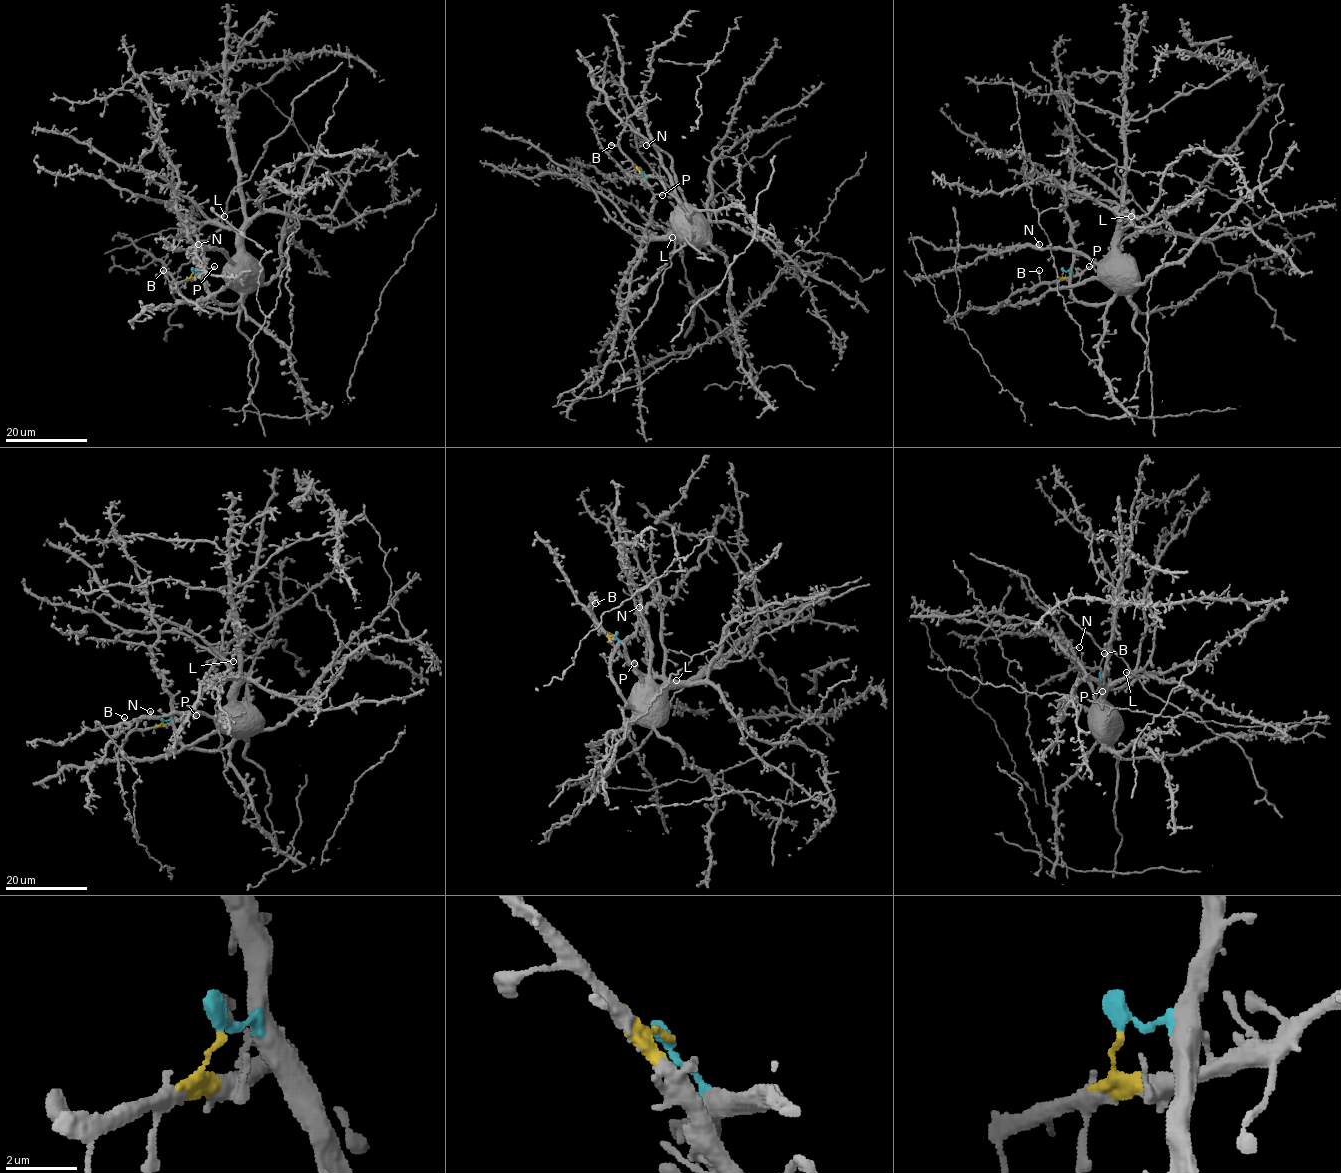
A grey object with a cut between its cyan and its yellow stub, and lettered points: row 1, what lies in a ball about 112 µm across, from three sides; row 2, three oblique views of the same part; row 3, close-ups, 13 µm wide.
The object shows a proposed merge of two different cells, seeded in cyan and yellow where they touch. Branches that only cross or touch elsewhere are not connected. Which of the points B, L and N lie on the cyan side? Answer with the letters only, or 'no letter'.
L, N

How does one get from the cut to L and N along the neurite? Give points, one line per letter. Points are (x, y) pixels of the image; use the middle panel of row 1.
L: (641, 168), (663, 184), (688, 217), (674, 221), (684, 221), (684, 225), (667, 238), (672, 237)
N: (641, 168), (677, 199), (688, 221), (688, 209), (675, 193), (662, 155), (651, 141), (646, 146)

